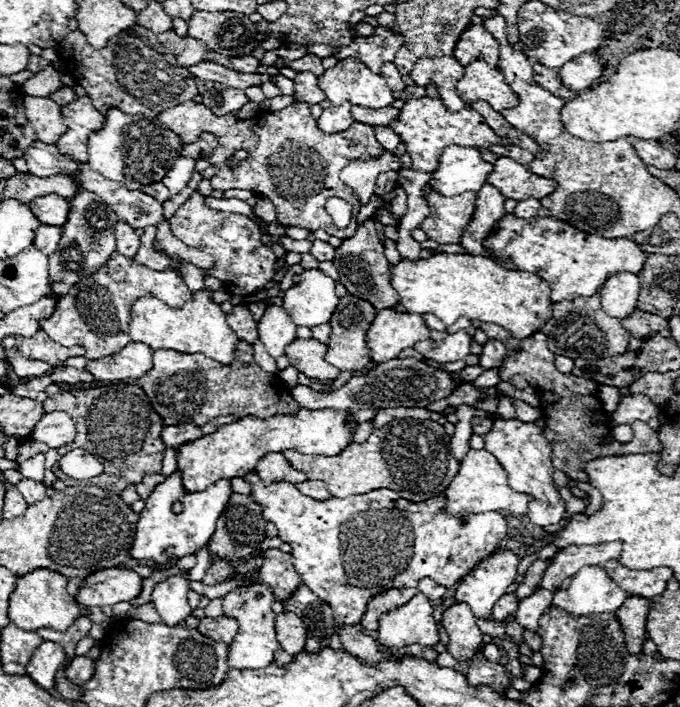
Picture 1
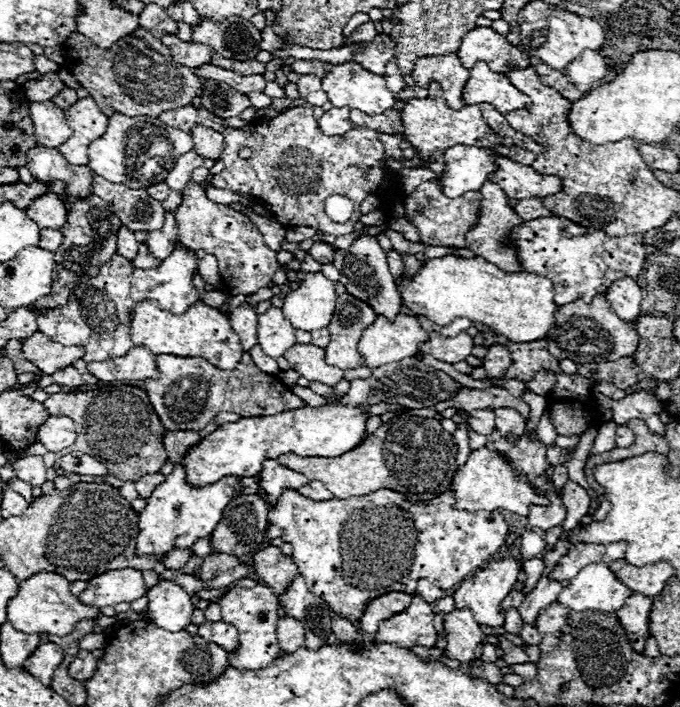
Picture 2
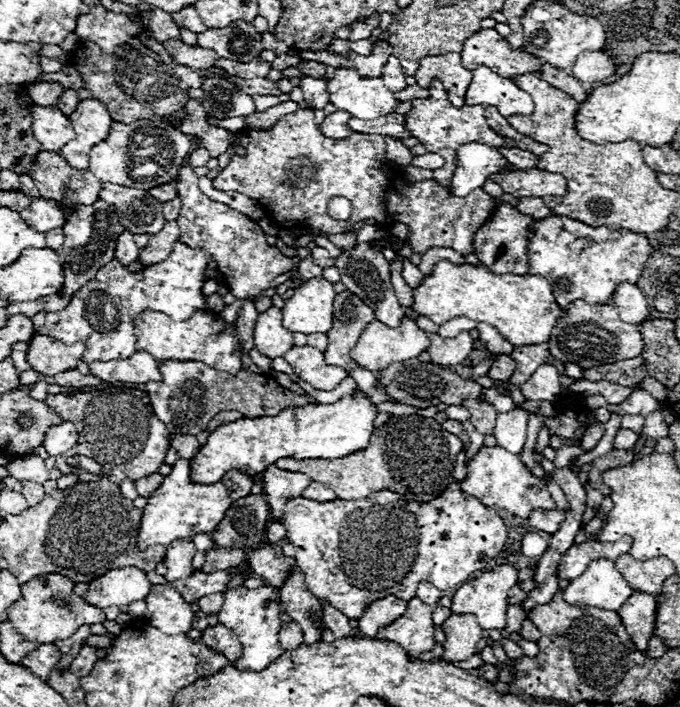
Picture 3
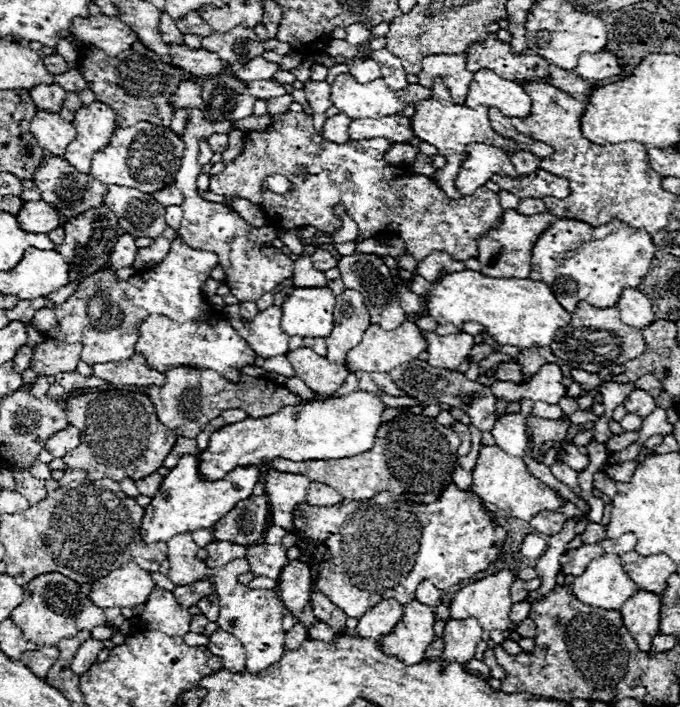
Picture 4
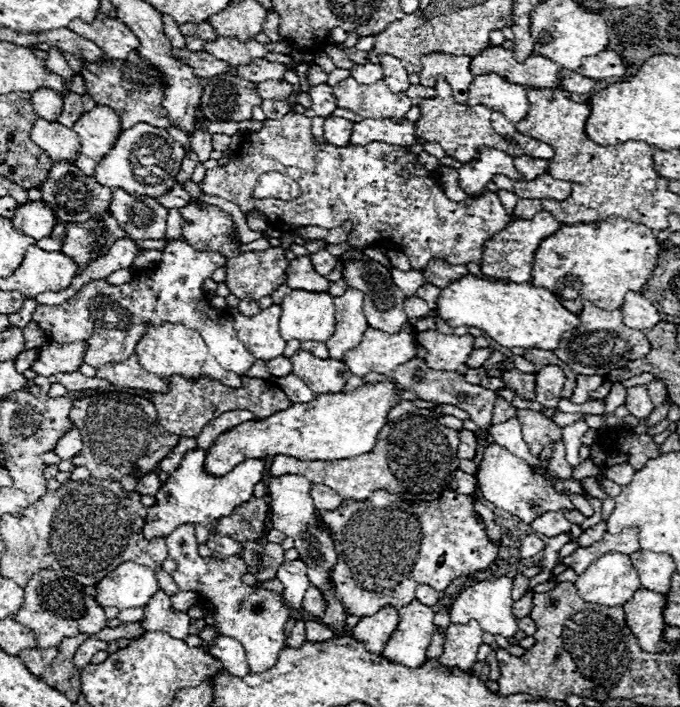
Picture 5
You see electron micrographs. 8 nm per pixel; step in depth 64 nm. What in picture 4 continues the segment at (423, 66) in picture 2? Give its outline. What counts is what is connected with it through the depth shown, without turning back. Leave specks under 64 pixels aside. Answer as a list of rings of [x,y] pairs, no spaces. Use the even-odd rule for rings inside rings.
[[[432,54],[422,58],[422,72],[418,74],[418,82],[426,88],[432,86],[434,78],[442,78],[450,88],[450,96],[454,102],[464,104],[468,96],[468,86],[472,82],[472,72],[466,70],[464,54]]]

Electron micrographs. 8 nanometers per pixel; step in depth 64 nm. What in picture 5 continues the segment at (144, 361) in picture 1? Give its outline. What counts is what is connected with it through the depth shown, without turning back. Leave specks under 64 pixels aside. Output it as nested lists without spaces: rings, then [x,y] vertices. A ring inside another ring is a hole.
[[[130,356],[124,362],[110,362],[98,368],[98,376],[104,380],[110,380],[114,386],[124,386],[124,388],[136,388],[136,390],[146,390],[146,392],[168,392],[166,380],[146,372],[136,356]]]

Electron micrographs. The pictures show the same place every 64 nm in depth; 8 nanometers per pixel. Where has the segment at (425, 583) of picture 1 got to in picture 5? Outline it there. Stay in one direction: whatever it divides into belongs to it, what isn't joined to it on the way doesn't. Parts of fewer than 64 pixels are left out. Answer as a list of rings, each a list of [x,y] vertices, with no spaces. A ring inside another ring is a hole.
[[[422,584],[416,588],[416,600],[426,606],[434,606],[440,600],[440,594],[434,588],[430,588],[428,584]]]

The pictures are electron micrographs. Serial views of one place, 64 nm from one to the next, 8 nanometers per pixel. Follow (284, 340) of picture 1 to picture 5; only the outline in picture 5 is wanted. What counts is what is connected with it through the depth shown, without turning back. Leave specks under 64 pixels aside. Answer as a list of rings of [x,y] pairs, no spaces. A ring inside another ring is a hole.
[[[272,304],[252,318],[242,316],[236,308],[228,308],[228,312],[234,316],[234,328],[238,332],[238,338],[244,342],[252,356],[264,362],[282,356],[286,342],[278,332],[278,320],[282,314],[280,304]]]

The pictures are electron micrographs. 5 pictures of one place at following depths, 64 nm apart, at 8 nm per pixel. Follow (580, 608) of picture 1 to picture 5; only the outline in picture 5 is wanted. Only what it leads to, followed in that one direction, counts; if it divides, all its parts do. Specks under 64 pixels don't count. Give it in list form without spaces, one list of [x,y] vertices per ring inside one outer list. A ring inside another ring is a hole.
[[[608,552],[594,560],[594,564],[578,576],[574,586],[578,596],[602,606],[622,606],[636,590],[642,588],[630,556],[622,552]]]

